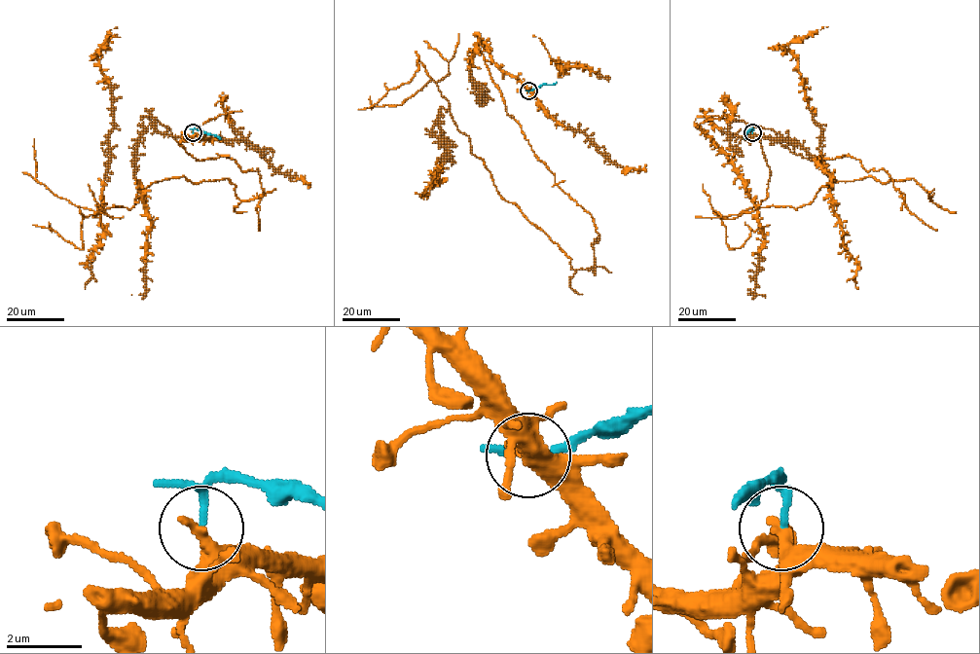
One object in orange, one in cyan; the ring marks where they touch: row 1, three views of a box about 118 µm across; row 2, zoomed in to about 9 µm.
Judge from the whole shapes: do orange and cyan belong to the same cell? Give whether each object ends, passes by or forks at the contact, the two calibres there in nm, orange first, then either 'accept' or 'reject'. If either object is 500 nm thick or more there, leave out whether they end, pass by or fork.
orange ends; cyan passes by; calibres 400 and 130 nm; reject

